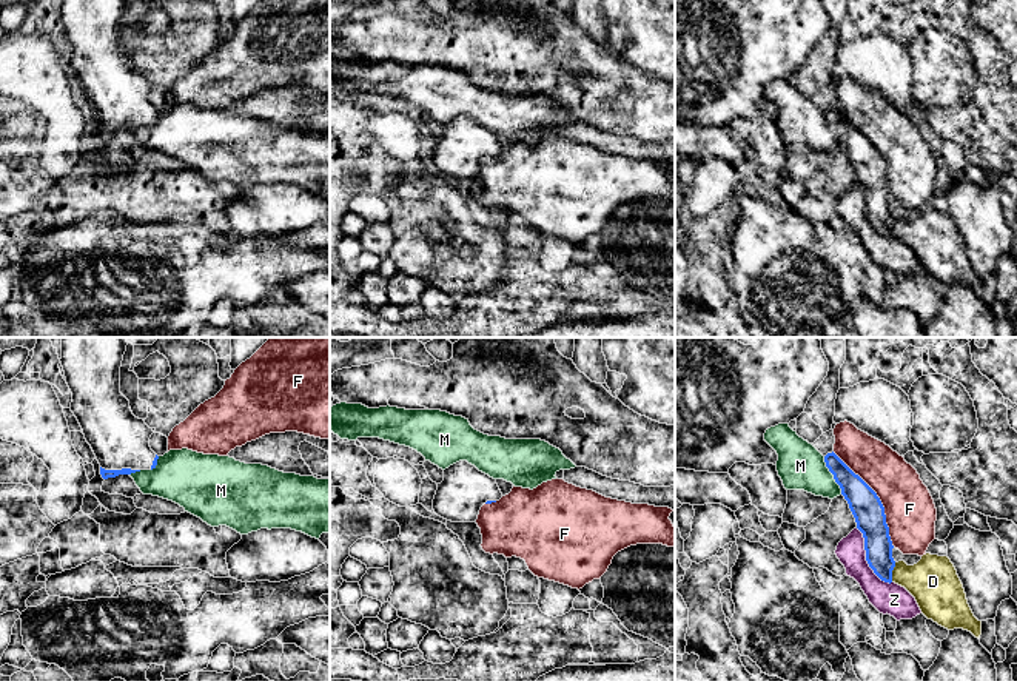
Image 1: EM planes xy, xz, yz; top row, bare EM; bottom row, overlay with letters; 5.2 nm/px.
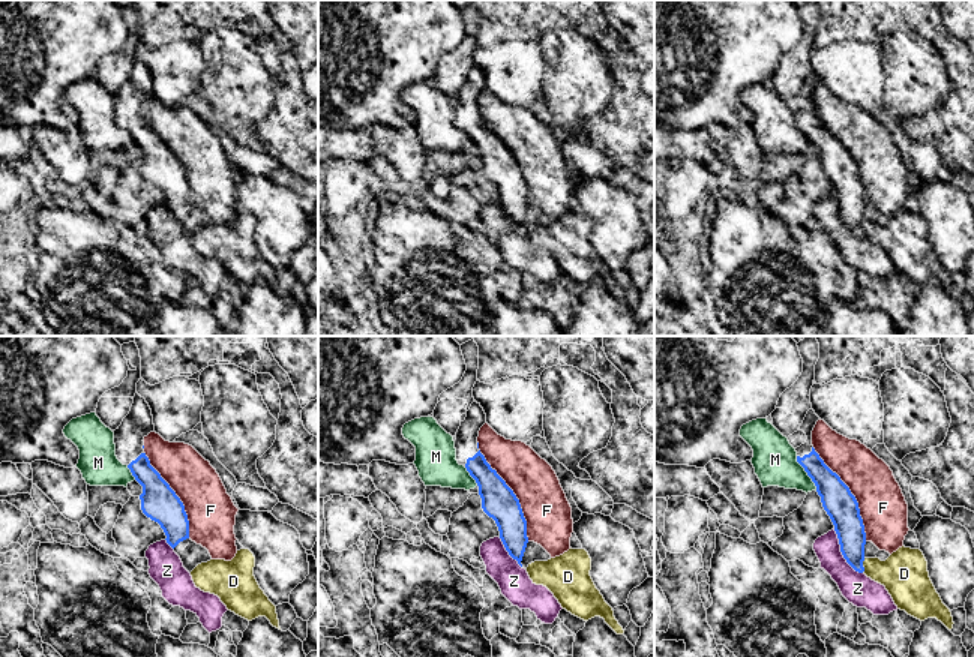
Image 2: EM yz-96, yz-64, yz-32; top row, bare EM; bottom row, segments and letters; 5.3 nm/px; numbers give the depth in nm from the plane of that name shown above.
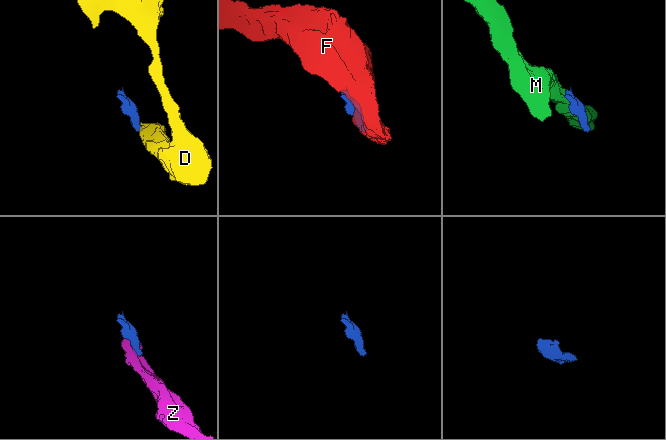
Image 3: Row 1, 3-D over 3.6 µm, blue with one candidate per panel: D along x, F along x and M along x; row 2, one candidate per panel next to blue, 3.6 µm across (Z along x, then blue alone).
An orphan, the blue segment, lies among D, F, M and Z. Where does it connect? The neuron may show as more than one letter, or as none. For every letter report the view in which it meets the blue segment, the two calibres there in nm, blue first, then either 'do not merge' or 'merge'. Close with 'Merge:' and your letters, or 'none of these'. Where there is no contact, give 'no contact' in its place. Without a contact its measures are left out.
D: contact in yz; calibres 140 and 260 nm; do not merge
F: contact in yz; calibres 160 and 260 nm; do not merge
M: contact in yz; calibres 160 and 240 nm; do not merge
Z: contact in yz; calibres 160 and 160 nm; do not merge
Merge: none of these

